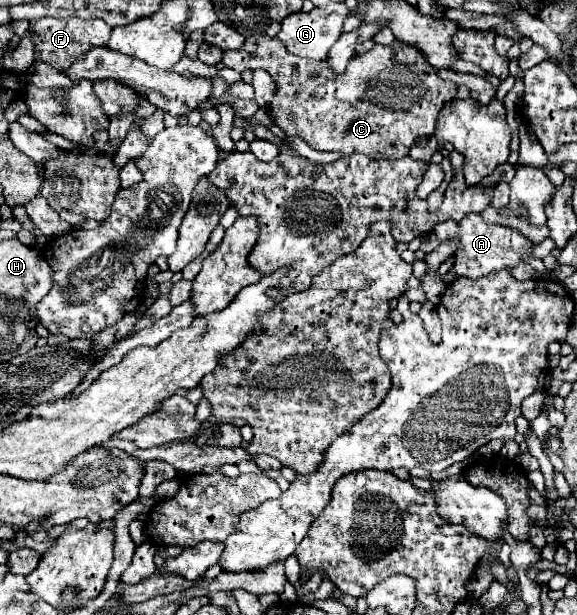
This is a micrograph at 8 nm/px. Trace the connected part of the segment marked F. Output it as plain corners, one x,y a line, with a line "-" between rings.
43,17
43,19
33,19
31,29
37,33
37,37
35,37
35,57
49,63
51,67
55,67
59,71
67,69
75,59
85,57
85,53
91,47
105,45
109,41
109,33
111,33
111,27
107,23
103,23
101,19
81,21
81,19

